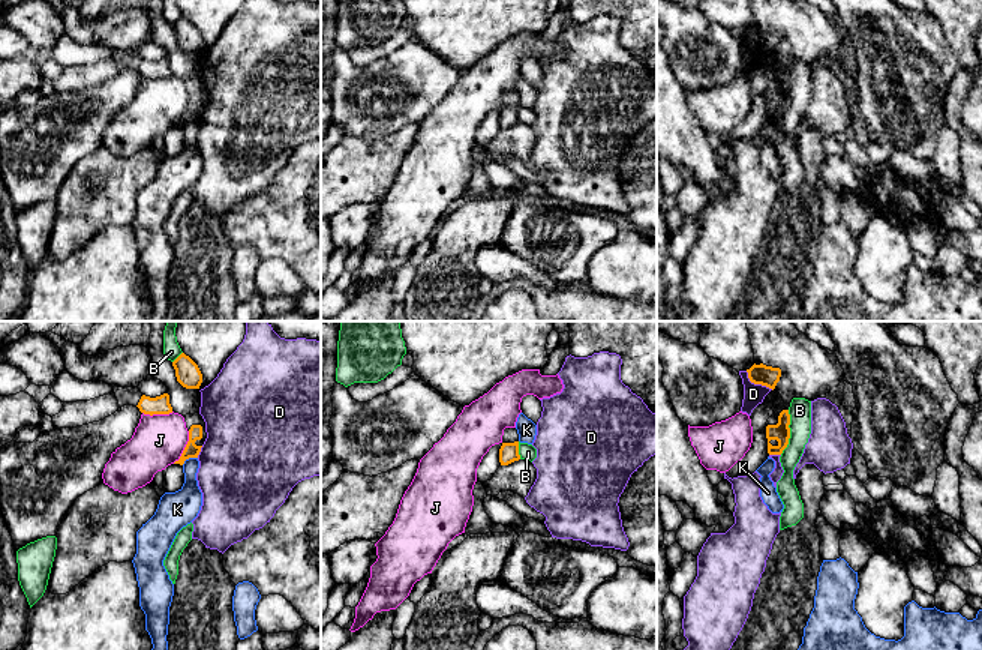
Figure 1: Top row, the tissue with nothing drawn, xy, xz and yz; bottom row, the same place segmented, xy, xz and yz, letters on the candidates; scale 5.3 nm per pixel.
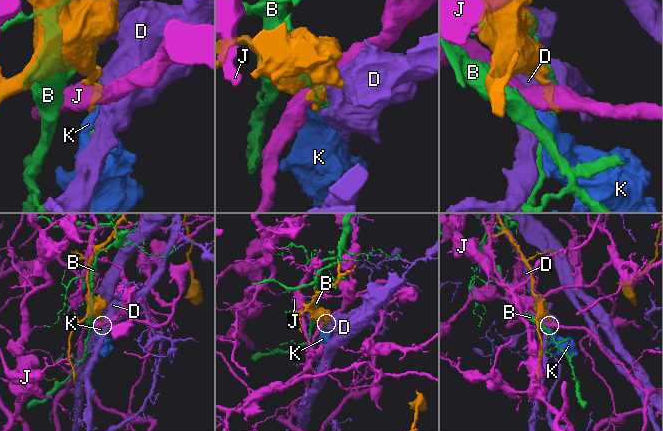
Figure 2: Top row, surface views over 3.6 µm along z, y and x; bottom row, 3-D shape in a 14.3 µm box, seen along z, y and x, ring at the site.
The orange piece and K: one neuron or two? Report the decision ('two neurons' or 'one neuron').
two neurons

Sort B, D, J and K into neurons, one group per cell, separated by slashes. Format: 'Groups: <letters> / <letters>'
Groups: B / D / J / K

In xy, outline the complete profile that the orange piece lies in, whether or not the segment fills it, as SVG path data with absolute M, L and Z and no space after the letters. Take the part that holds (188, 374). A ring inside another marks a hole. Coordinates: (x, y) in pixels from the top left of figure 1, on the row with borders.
M181 353L174 362L177 381L186 389L199 389L202 383L202 374L198 365L184 353Z

